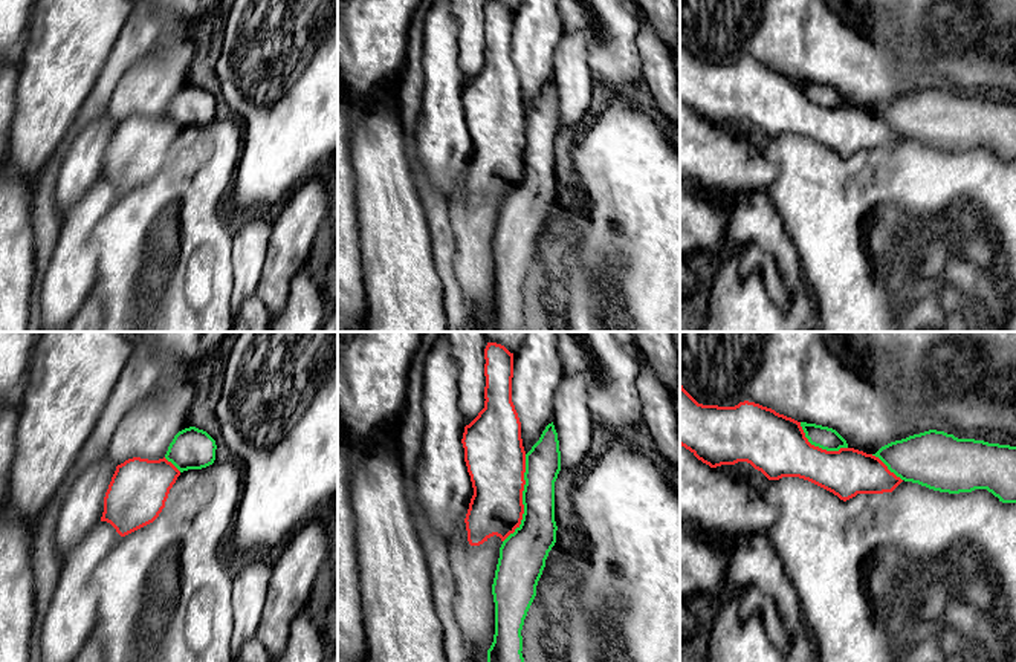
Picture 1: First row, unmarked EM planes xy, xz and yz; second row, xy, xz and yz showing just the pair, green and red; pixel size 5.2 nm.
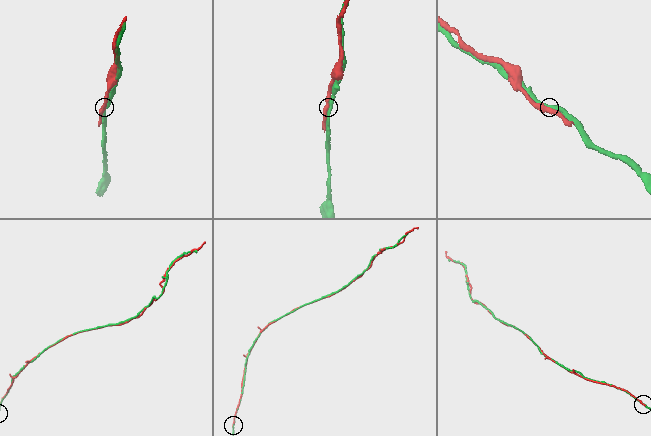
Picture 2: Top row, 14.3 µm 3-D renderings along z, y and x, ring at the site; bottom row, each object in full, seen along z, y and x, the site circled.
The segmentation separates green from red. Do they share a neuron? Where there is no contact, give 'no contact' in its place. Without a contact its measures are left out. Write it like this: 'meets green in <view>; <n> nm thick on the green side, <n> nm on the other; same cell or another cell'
meets green in xz; 220 nm thick on the green side, 320 nm on the other; another cell

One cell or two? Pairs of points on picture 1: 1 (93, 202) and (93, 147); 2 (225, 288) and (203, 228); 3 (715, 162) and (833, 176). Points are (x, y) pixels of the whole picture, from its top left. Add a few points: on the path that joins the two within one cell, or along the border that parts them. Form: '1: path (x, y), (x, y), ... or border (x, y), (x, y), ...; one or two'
1: border (100, 178), (69, 210); two
2: path (222, 272), (222, 246), (219, 243); one
3: border (749, 146), (775, 167), (775, 181), (770, 193); two

